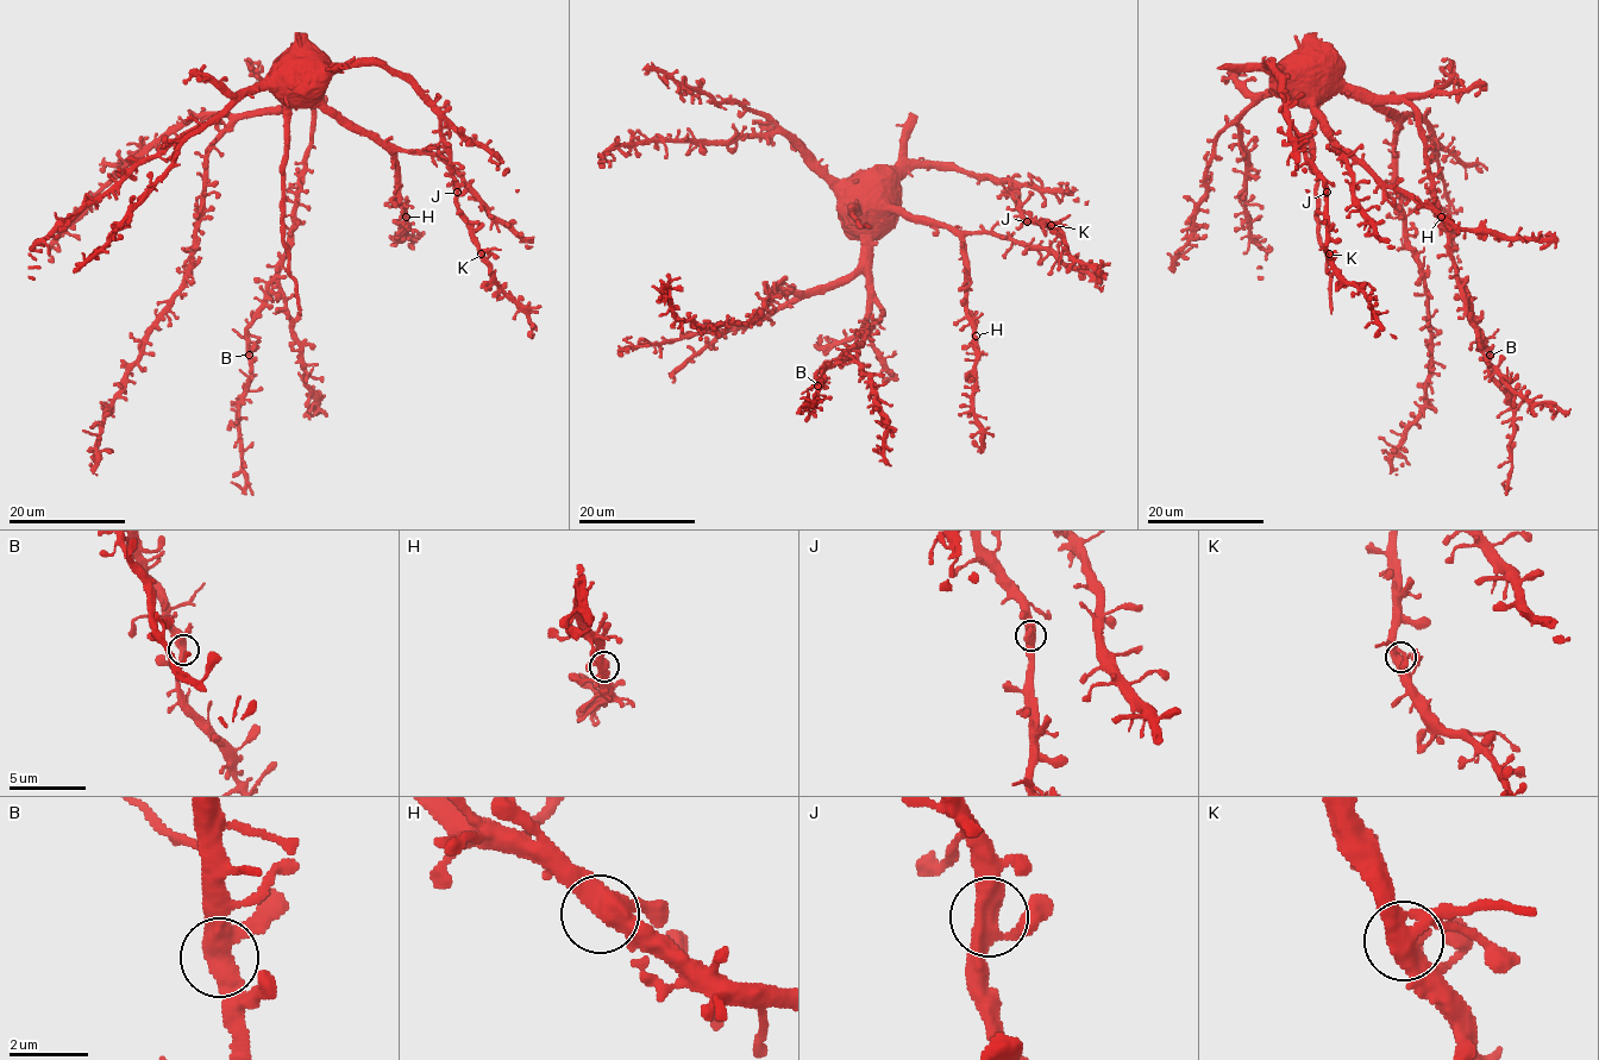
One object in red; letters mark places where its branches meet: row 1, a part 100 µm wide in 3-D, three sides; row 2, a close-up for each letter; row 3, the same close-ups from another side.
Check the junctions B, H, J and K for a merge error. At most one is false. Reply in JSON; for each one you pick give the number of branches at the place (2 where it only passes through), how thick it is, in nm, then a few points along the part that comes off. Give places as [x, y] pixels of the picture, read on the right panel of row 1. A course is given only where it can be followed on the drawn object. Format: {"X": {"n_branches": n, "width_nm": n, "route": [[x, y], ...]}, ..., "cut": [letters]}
{"cut": []}

